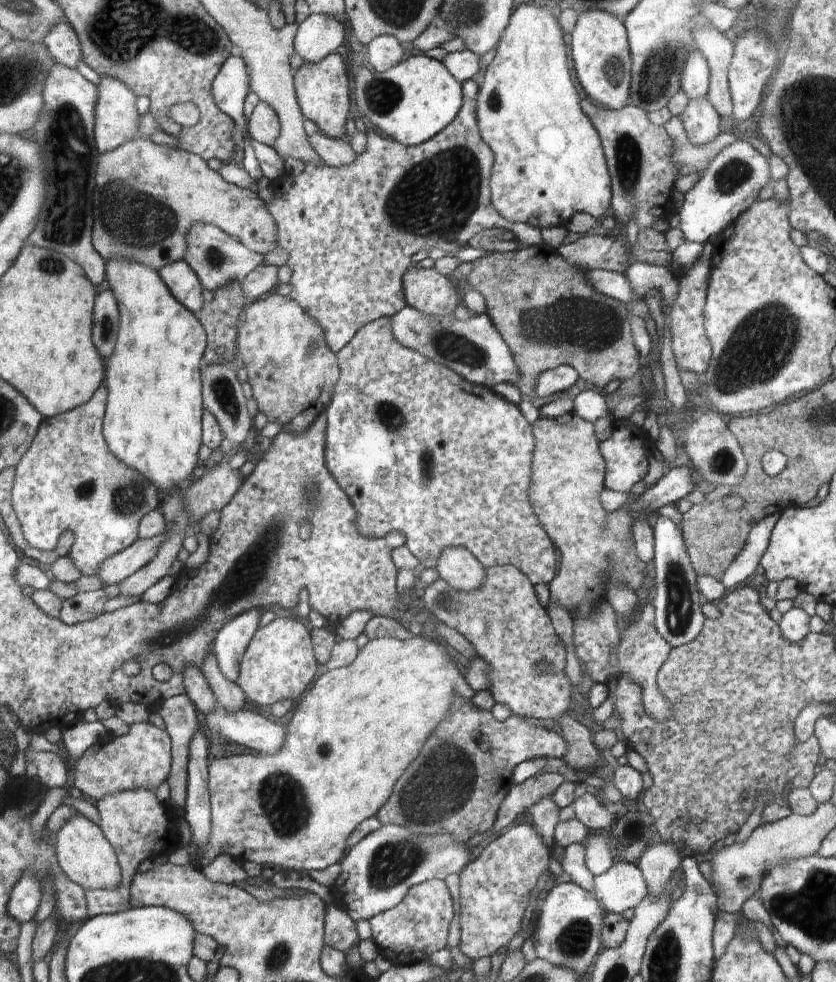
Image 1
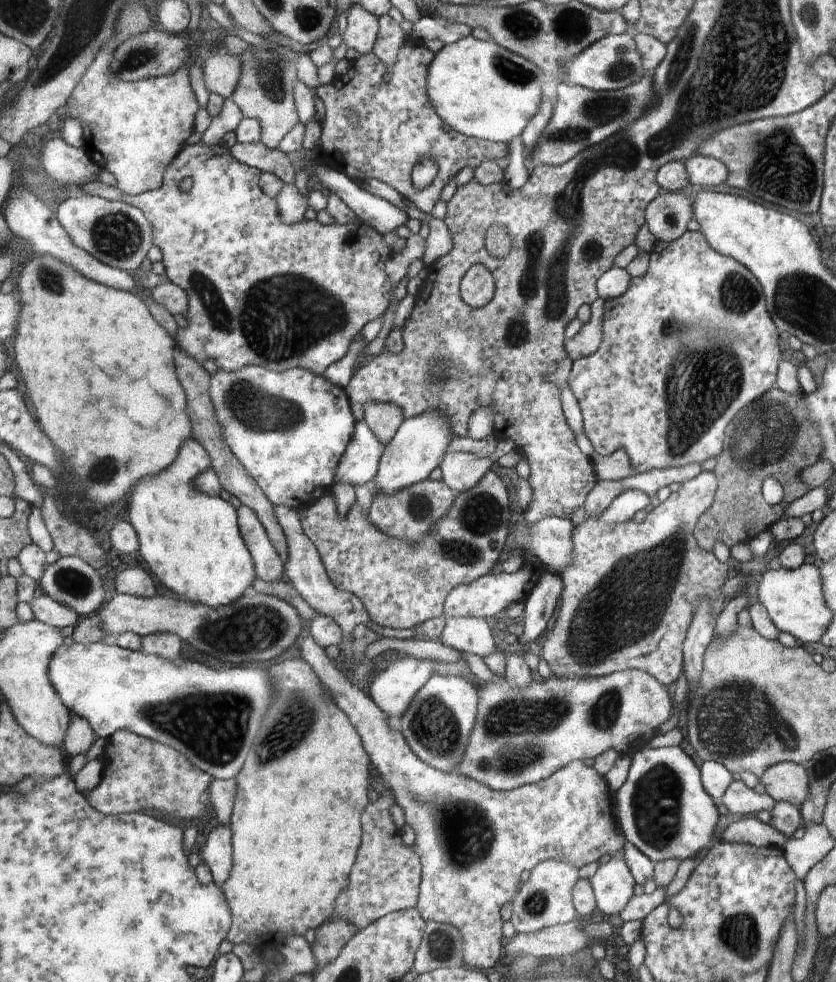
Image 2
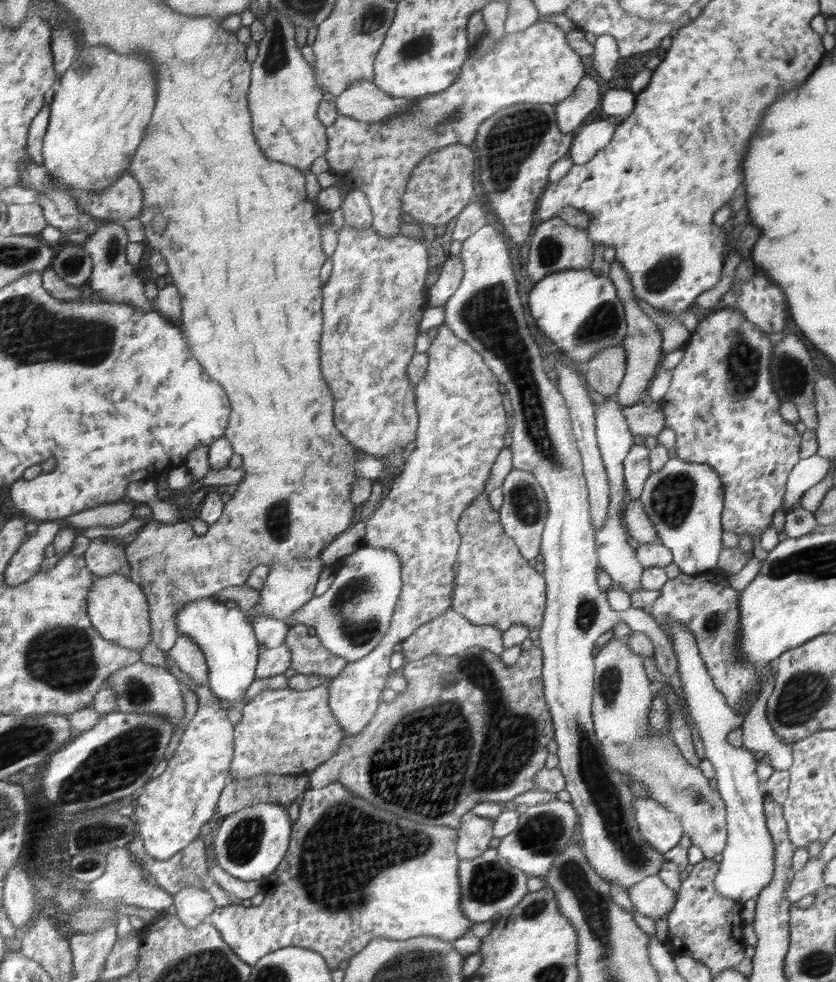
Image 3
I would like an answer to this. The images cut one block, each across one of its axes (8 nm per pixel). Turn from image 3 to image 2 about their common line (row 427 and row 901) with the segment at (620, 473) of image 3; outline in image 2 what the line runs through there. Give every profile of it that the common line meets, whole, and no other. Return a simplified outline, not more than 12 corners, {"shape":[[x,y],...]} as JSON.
{"shape":[[620,857],[589,879],[598,910],[619,914],[636,882]]}

